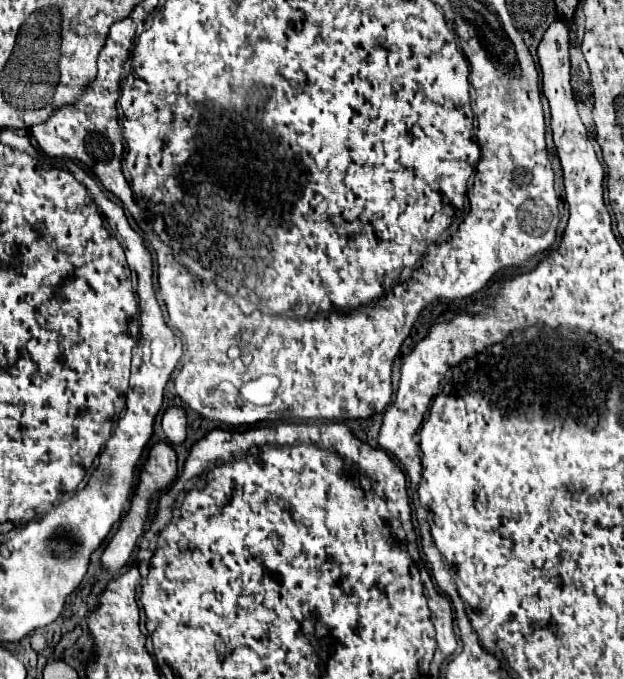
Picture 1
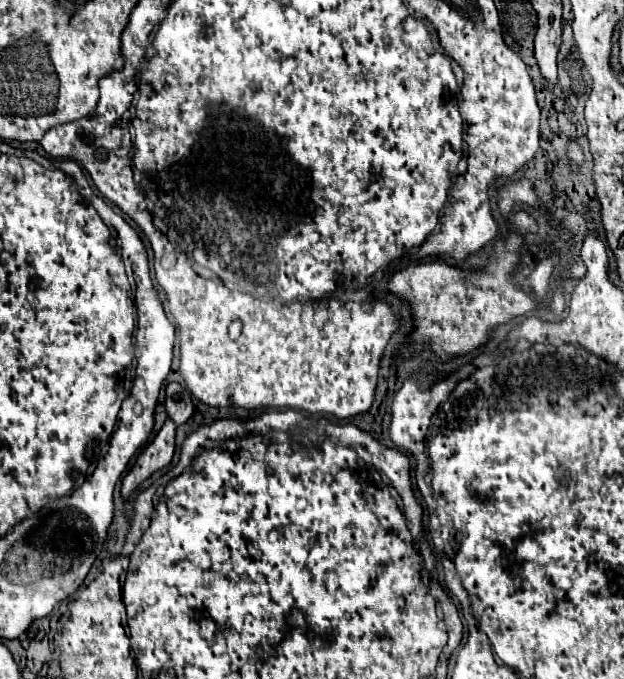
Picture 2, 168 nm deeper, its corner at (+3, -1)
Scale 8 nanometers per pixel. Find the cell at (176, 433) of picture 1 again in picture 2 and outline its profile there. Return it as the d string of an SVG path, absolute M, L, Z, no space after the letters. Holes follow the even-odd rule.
M168 382L166 384L166 412L168 418L176 424L184 424L192 416L192 396L188 388L180 382Z

